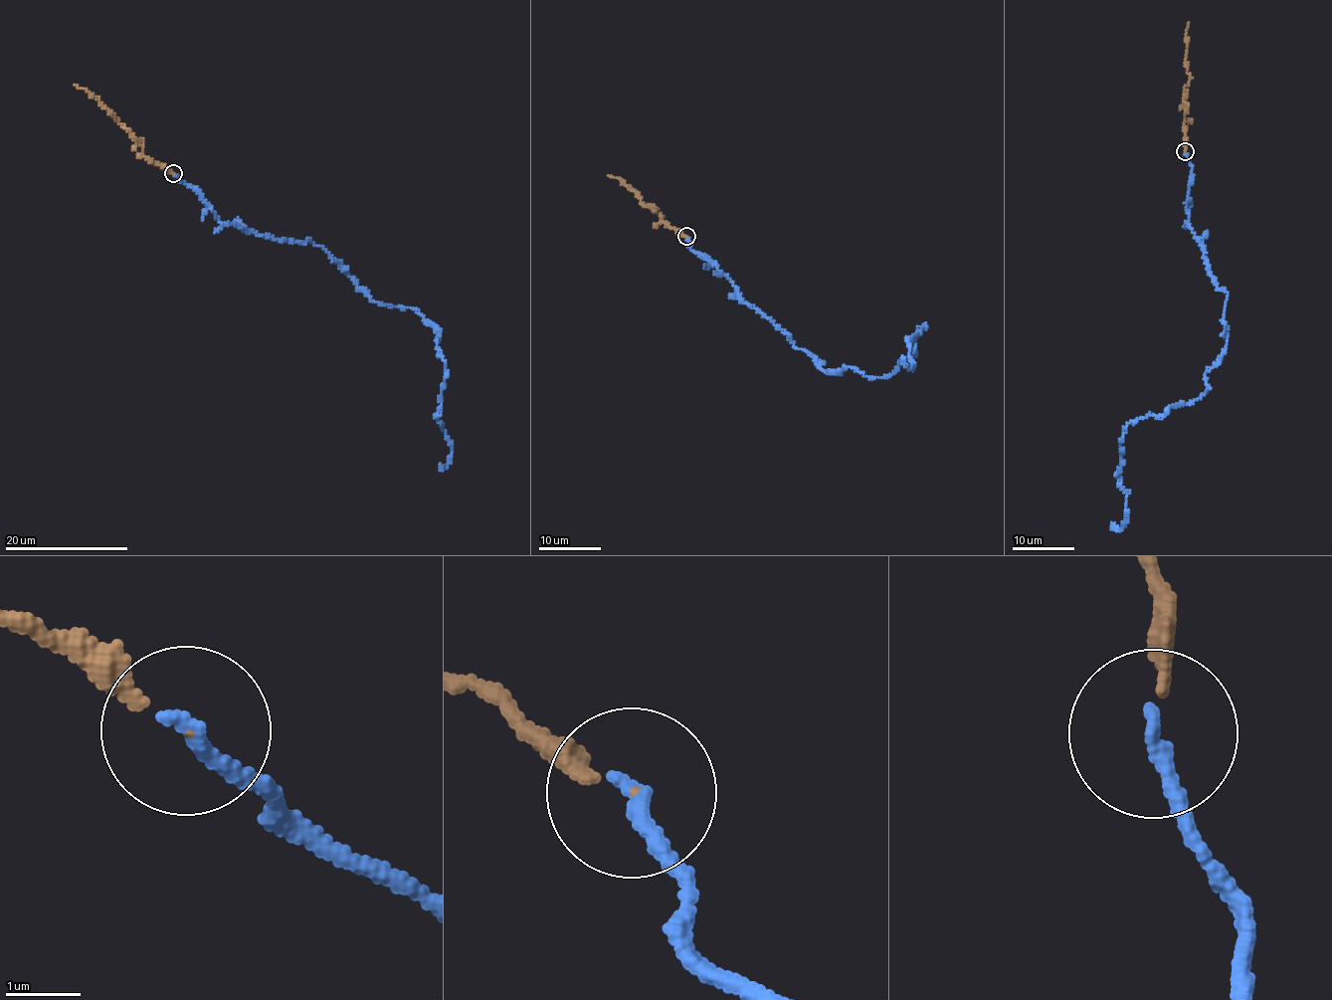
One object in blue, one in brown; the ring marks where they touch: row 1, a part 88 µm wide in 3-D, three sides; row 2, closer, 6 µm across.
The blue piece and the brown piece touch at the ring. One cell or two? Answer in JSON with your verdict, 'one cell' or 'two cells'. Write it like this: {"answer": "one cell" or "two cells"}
{"answer": "one cell"}

